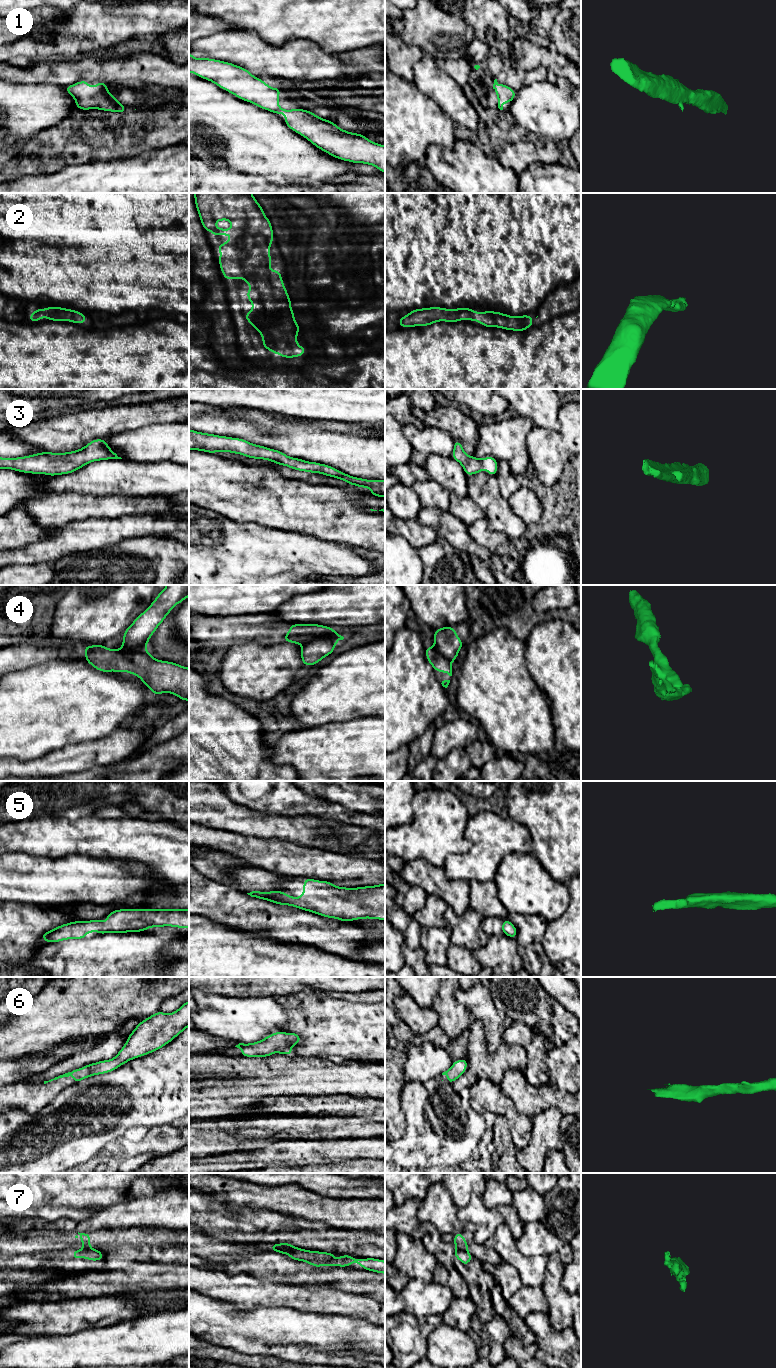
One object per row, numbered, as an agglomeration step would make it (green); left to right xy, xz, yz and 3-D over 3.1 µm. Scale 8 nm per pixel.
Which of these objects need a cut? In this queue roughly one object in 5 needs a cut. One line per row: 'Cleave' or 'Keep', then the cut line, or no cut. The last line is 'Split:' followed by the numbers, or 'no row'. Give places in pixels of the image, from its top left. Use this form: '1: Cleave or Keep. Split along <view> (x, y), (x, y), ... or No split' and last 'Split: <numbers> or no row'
1: Keep. No split
2: Keep. No split
3: Keep. No split
4: Cleave. Split along xz (335, 641), (329, 638), (315, 638), (303, 645)
5: Keep. No split
6: Keep. No split
7: Cleave. Split along yz (456, 1247), (466, 1251)
Split: 4, 7

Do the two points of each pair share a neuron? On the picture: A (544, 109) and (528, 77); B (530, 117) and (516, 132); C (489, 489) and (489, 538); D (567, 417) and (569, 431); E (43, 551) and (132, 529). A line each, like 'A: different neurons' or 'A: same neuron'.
A: different neurons
B: different neurons
C: different neurons
D: same neuron
E: same neuron

